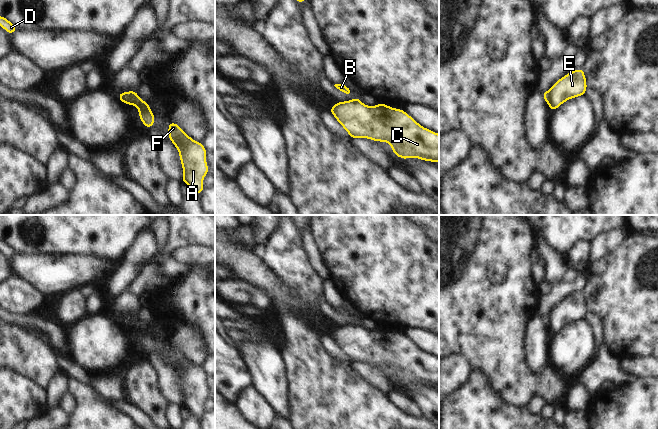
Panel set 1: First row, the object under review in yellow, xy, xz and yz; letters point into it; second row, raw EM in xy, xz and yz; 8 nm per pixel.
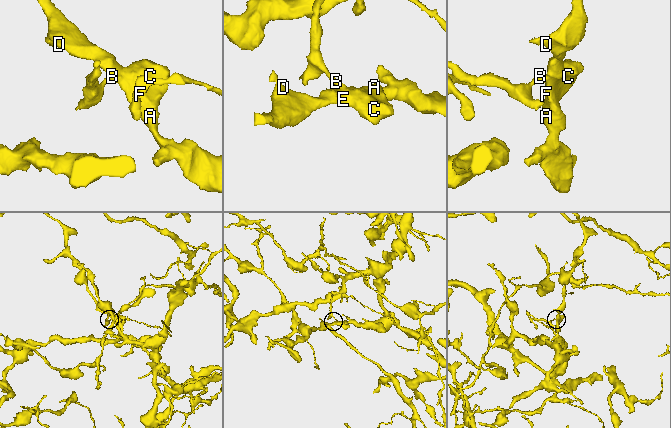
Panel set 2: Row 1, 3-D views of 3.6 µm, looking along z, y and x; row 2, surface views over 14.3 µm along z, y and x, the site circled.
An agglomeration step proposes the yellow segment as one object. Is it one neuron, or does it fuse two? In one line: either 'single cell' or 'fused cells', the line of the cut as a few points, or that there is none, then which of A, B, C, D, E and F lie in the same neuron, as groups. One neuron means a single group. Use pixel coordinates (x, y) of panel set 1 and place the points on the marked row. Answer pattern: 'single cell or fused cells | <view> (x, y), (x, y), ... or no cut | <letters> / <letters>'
fused cells | xy (132, 90), (135, 93), (136, 100), (130, 104) | A C D E F / B

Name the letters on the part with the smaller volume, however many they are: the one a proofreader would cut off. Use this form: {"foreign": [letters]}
{"foreign": ["B"]}

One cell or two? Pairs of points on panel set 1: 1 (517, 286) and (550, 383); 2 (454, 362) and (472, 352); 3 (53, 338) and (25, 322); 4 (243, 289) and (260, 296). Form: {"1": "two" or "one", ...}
{"1": "one", "2": "two", "3": "one", "4": "one"}

